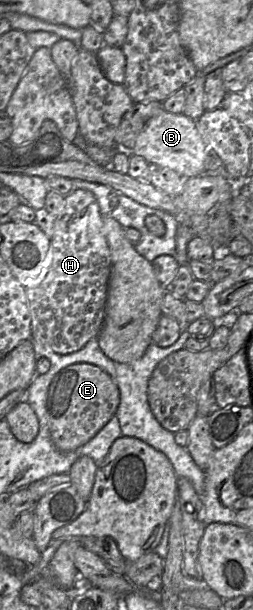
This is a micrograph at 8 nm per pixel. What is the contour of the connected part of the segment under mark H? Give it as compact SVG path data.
M77 189L65 196L65 208L62 216L55 220L44 268L34 280L33 287L25 287L31 317L31 339L56 353L69 354L80 350L91 338L96 338L103 323L109 276L110 250L98 201L91 191Z

